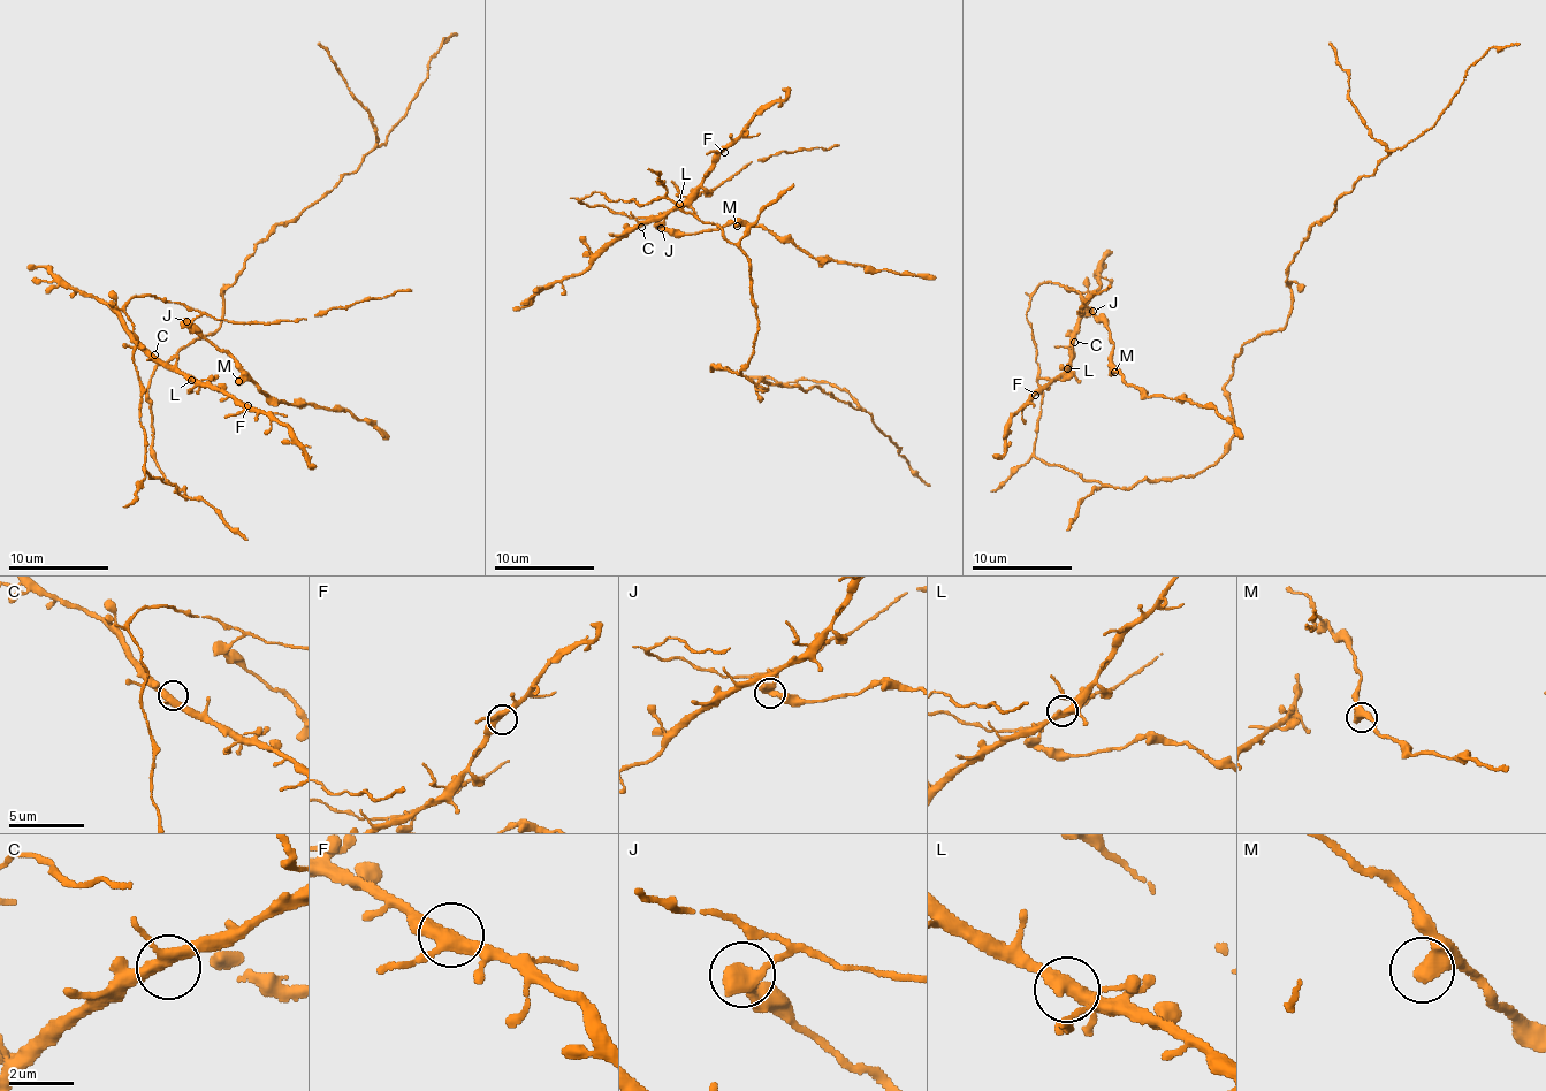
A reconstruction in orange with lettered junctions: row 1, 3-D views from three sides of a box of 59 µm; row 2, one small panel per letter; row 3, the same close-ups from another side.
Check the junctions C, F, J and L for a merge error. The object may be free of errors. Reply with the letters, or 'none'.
J

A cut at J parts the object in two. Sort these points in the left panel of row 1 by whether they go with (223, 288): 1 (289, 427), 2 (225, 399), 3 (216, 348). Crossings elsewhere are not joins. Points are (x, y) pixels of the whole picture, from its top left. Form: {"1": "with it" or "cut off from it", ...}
{"1": "with it", "2": "with it", "3": "cut off from it"}

